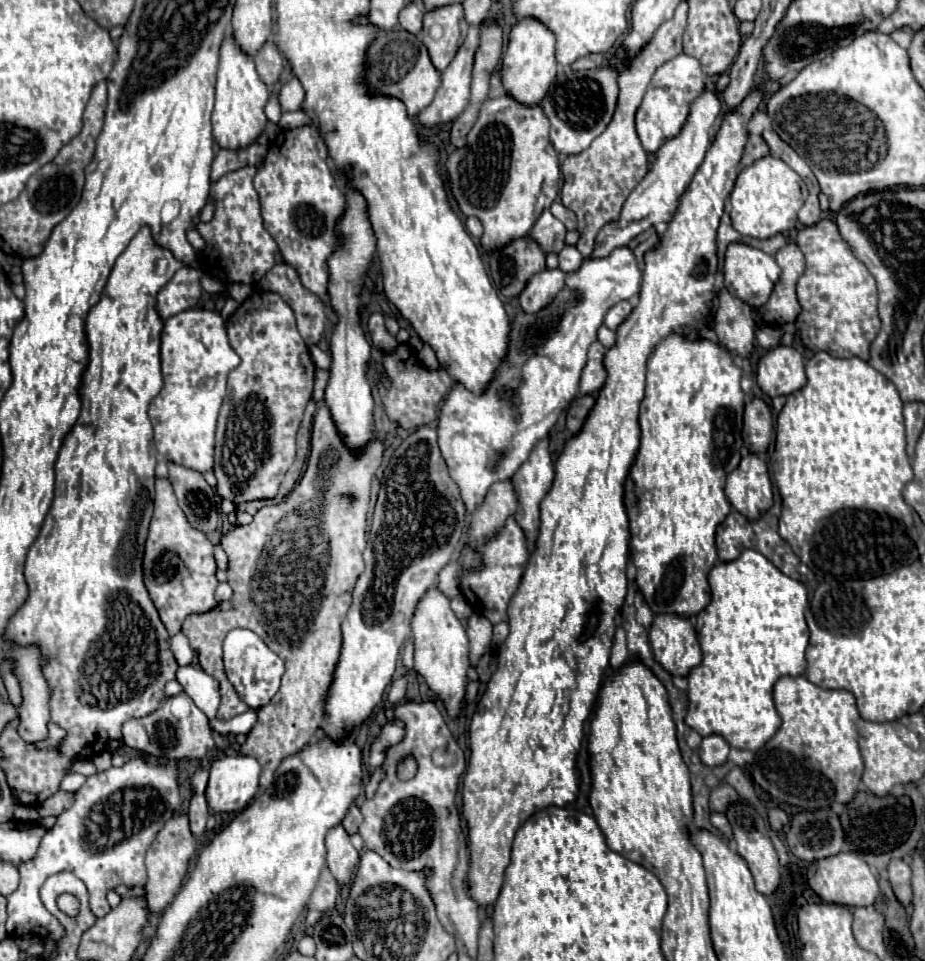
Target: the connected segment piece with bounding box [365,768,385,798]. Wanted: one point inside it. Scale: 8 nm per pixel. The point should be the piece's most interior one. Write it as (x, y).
(370, 789)

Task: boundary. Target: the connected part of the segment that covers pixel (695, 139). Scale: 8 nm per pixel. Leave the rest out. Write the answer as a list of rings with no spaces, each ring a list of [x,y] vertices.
[[[705,88],[693,102],[691,102],[691,110],[687,116],[687,122],[683,124],[681,132],[673,138],[667,140],[655,154],[655,162],[651,164],[647,176],[637,184],[637,188],[631,192],[631,196],[627,198],[621,218],[617,222],[607,224],[599,236],[597,236],[597,244],[595,244],[595,258],[603,258],[607,256],[613,248],[619,246],[627,246],[637,234],[641,234],[643,230],[659,224],[659,222],[669,222],[671,214],[677,208],[679,196],[683,194],[683,190],[687,188],[689,180],[693,178],[695,170],[699,168],[699,164],[705,158],[705,152],[711,144],[711,134],[713,134],[713,126],[715,120],[719,116],[719,112],[723,110],[721,104],[721,96],[717,94],[717,90]]]

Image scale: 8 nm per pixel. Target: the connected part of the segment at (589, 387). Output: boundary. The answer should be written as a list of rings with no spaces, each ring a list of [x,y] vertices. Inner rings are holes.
[[[593,342],[587,354],[587,364],[581,374],[581,384],[579,392],[581,394],[595,394],[605,382],[605,368],[603,368],[603,354],[605,348],[599,342]]]

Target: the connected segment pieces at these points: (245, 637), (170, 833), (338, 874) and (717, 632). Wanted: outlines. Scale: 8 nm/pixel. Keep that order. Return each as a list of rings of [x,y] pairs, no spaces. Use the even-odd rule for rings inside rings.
[[[235,628],[227,634],[223,642],[223,664],[229,682],[249,708],[265,706],[277,694],[281,676],[285,672],[283,660],[255,632],[243,628]]]
[[[175,814],[165,826],[163,830],[157,834],[157,838],[153,840],[153,844],[147,850],[147,872],[149,872],[149,880],[145,884],[145,892],[147,892],[147,902],[149,902],[149,910],[151,912],[161,912],[179,892],[181,882],[187,874],[187,866],[191,856],[195,854],[195,838],[189,830],[189,818],[187,814]]]
[[[337,824],[327,832],[325,844],[327,844],[327,866],[331,874],[341,884],[349,882],[353,876],[353,870],[359,864],[359,852],[353,848],[349,834],[341,824]]]
[[[743,550],[733,562],[719,562],[709,572],[711,604],[697,616],[697,638],[703,662],[693,668],[689,680],[689,708],[685,724],[701,736],[719,734],[731,748],[759,750],[781,726],[781,718],[773,704],[773,686],[781,676],[801,676],[805,672],[805,648],[809,630],[805,612],[809,608],[805,586],[779,572],[761,552]]]

